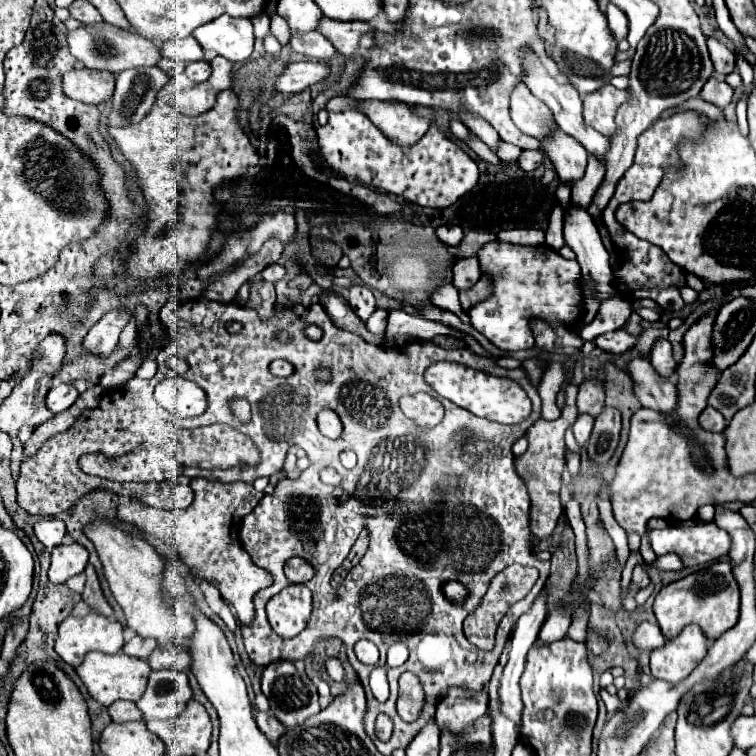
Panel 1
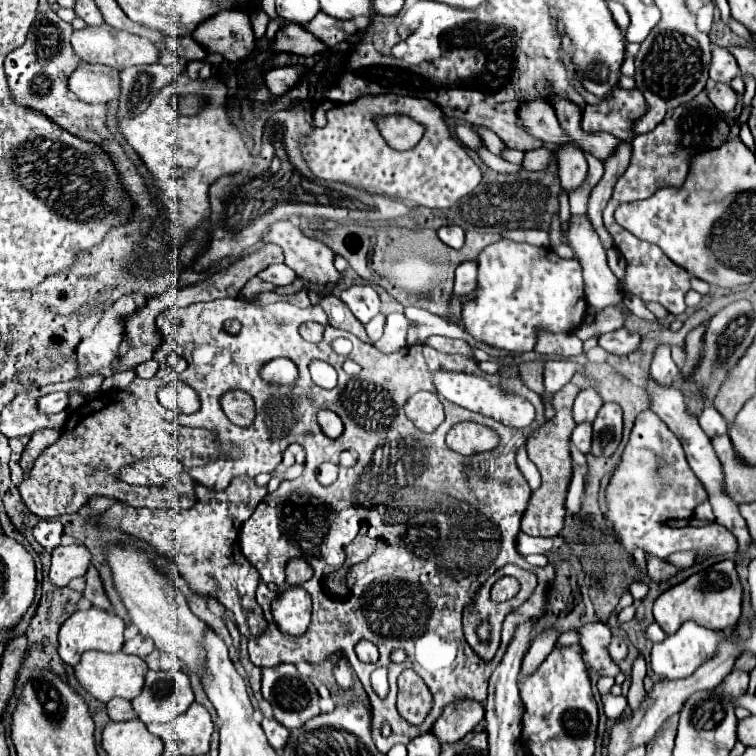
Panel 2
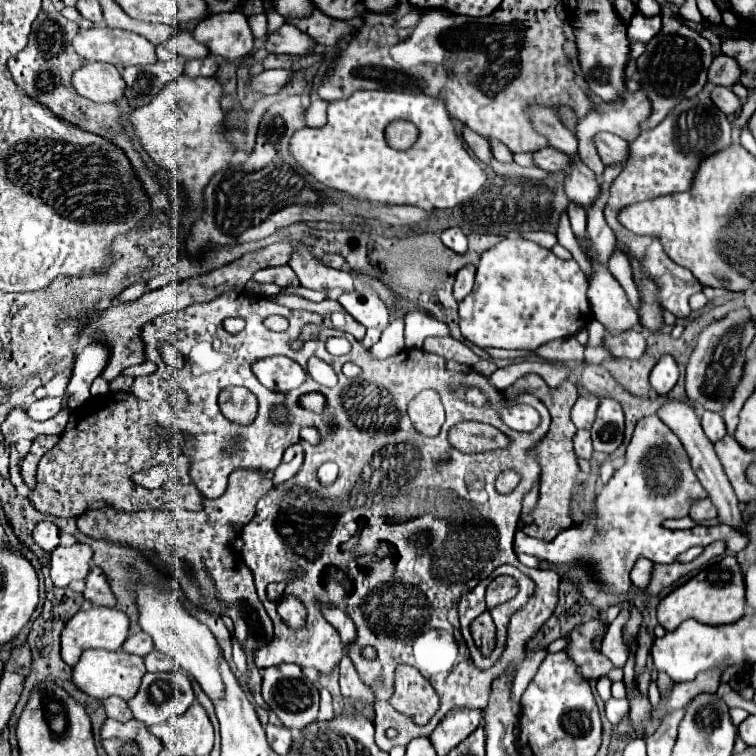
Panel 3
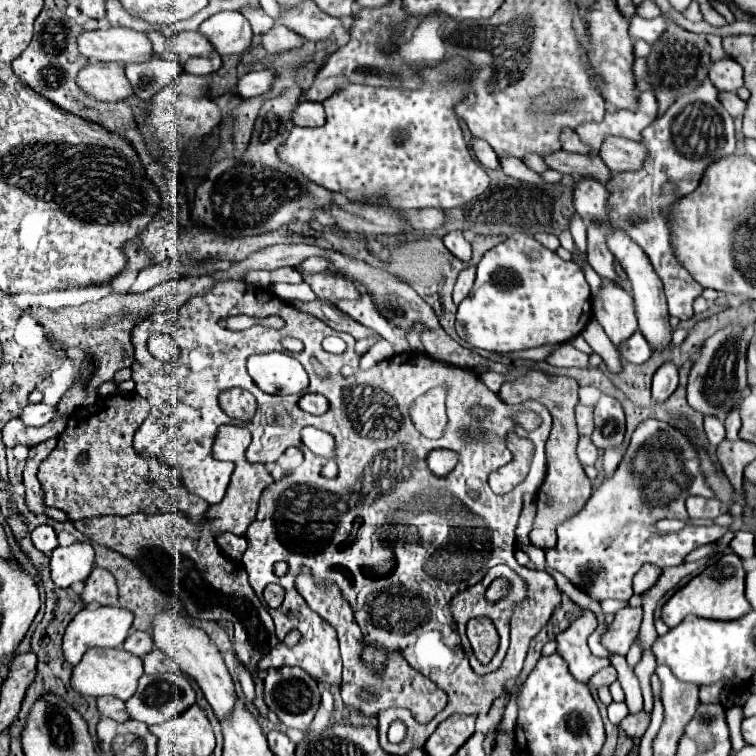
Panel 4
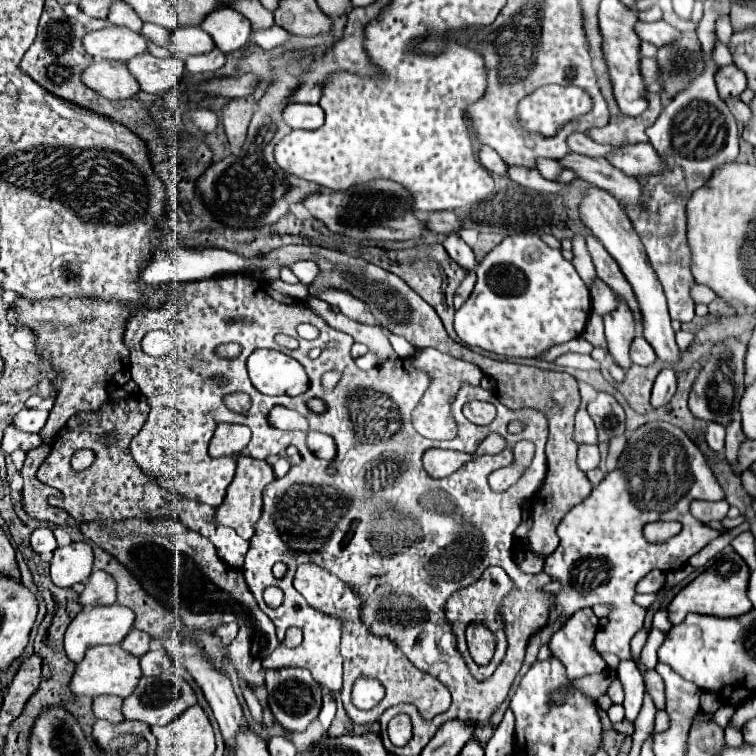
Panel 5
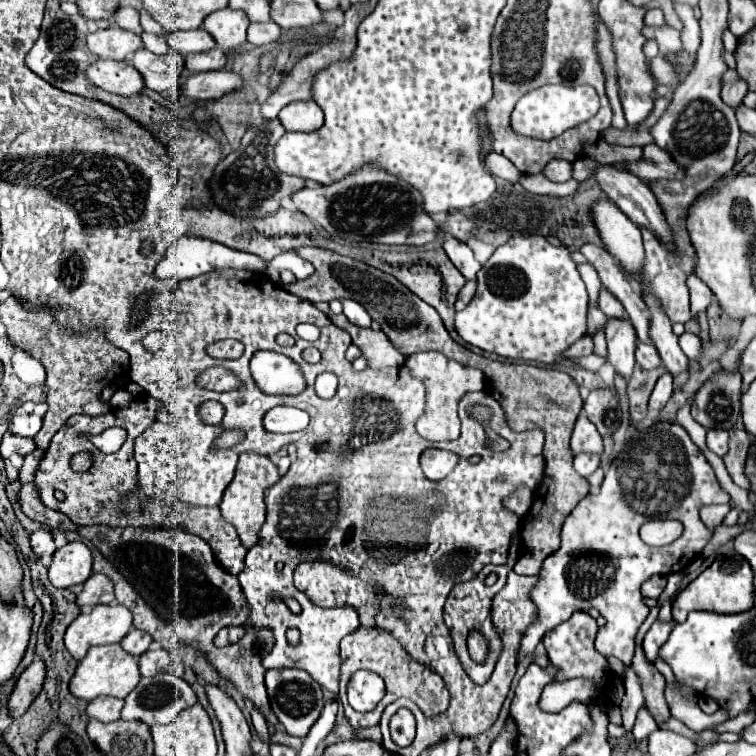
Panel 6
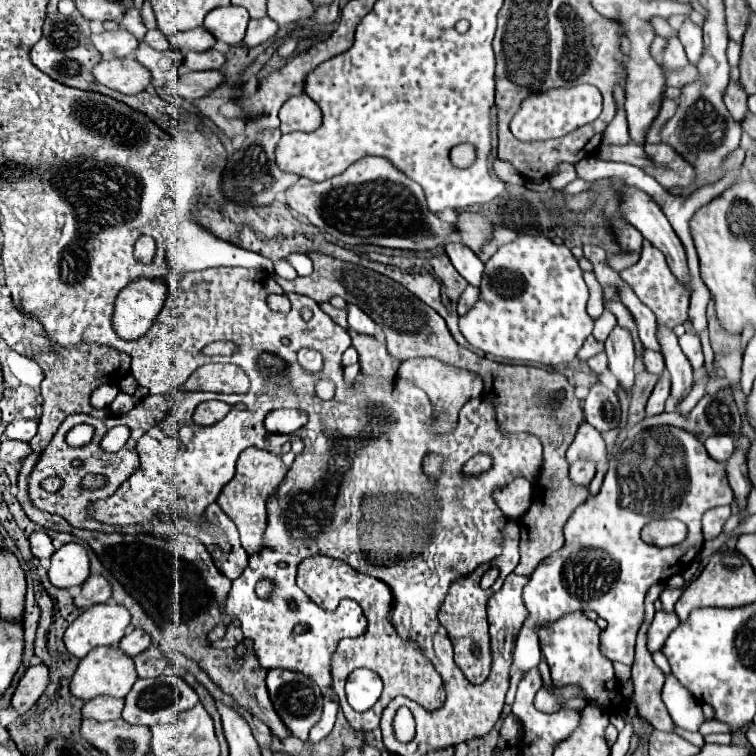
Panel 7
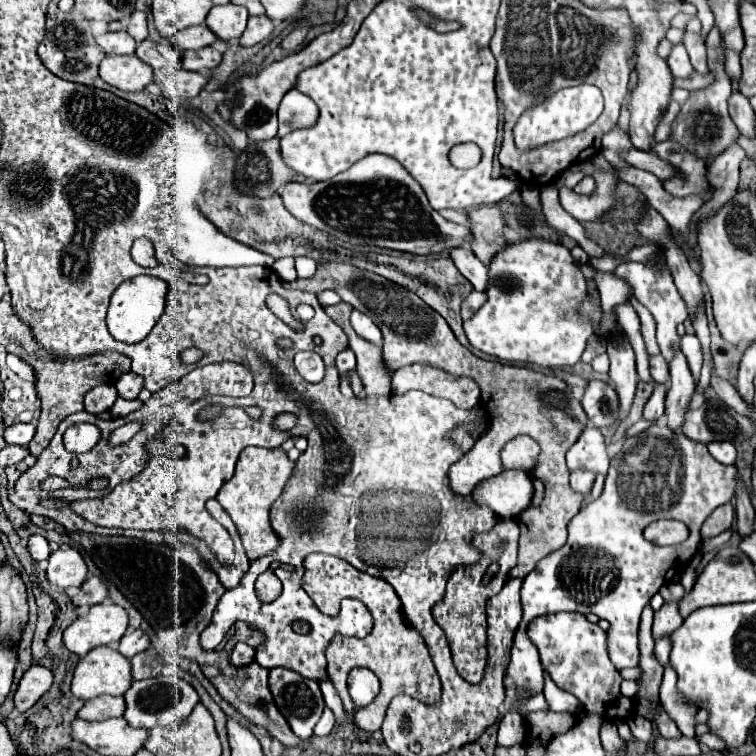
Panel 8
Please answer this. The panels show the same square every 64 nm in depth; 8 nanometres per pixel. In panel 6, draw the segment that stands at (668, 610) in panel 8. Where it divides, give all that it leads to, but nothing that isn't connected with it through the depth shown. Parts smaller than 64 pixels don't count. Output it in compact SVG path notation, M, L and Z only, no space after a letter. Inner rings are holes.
M656 620L656 622L650 626L650 630L646 632L642 646L644 646L646 658L648 658L650 662L654 662L654 658L658 656L658 650L660 650L660 646L668 640L672 628L674 628L674 622L662 622L662 620Z

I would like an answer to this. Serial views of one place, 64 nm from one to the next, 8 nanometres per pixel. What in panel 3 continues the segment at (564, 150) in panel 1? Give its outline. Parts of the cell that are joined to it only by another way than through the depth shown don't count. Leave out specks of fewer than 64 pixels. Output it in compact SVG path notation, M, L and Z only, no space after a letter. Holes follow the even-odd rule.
M576 160L570 172L566 172L564 186L566 196L584 210L588 210L600 198L600 182L596 174L580 160Z

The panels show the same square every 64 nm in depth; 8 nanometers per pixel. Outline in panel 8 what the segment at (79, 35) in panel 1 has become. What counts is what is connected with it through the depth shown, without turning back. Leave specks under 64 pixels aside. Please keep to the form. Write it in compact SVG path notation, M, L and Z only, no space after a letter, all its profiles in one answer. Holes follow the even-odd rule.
M106 32L102 36L96 36L96 42L104 48L108 56L112 54L134 54L136 42L128 32Z

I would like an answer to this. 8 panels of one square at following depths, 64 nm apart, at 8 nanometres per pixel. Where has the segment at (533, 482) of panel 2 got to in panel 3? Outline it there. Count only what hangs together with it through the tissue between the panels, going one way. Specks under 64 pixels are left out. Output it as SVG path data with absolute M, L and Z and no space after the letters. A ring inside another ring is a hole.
M540 480L536 482L532 490L530 490L523 499L523 506L521 512L521 521L523 524L532 522L531 512L535 507L539 495Z

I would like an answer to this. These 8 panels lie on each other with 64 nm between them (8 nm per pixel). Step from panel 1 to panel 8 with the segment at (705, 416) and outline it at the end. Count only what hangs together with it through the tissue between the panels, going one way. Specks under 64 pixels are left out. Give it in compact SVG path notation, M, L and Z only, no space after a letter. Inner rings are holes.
M714 442L714 444L708 444L708 450L720 464L734 464L738 456L732 442Z

